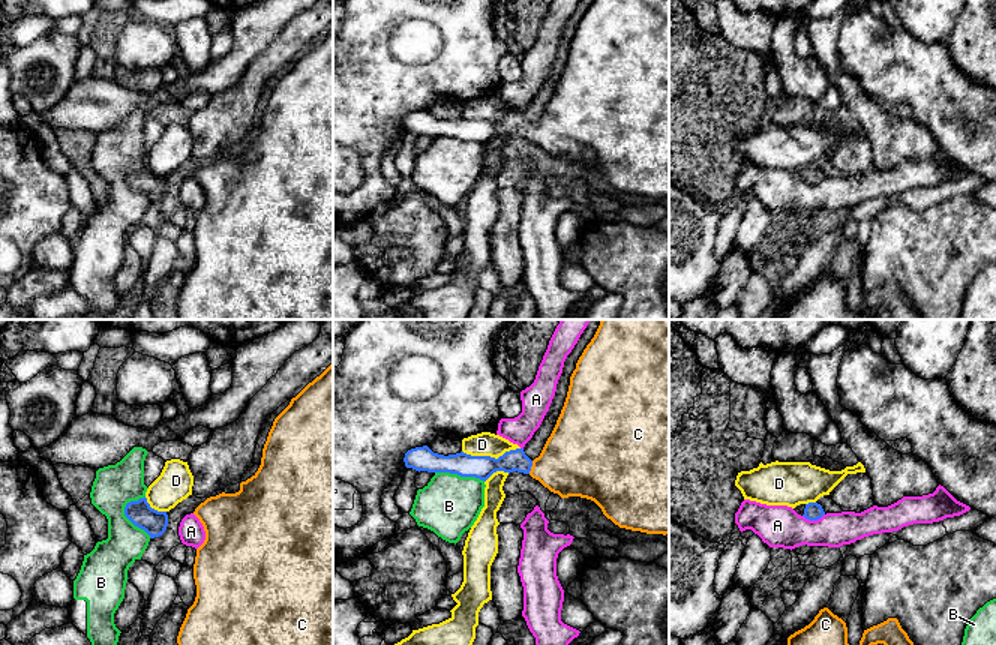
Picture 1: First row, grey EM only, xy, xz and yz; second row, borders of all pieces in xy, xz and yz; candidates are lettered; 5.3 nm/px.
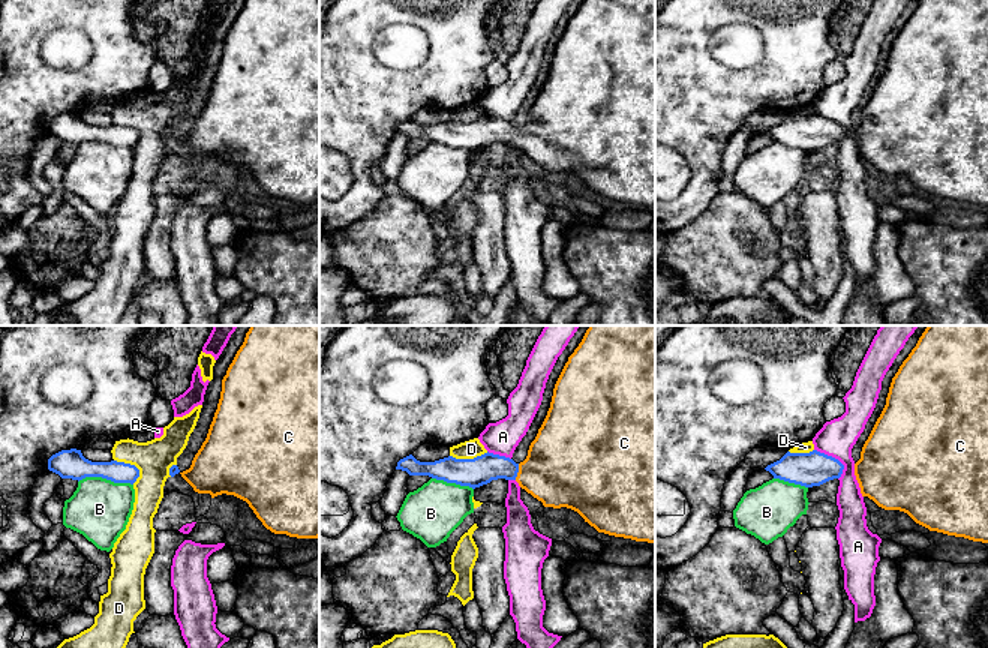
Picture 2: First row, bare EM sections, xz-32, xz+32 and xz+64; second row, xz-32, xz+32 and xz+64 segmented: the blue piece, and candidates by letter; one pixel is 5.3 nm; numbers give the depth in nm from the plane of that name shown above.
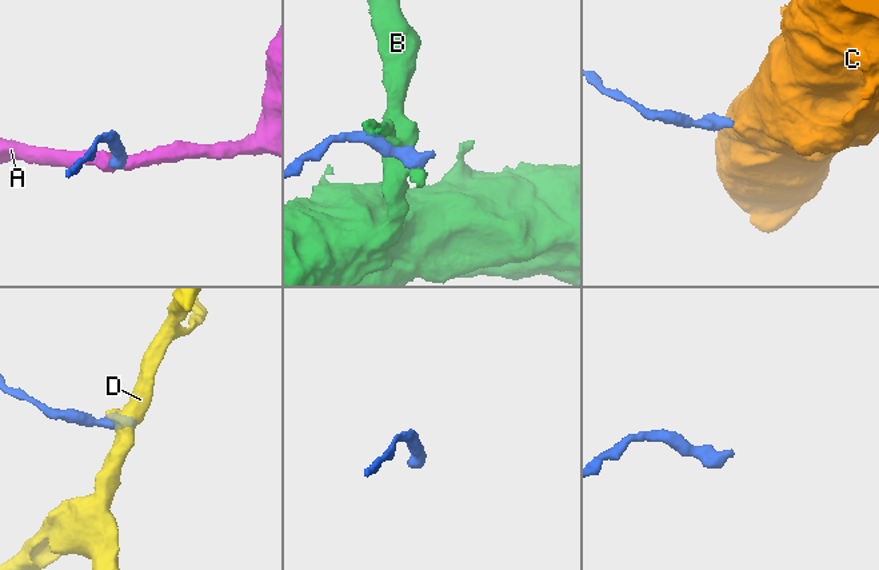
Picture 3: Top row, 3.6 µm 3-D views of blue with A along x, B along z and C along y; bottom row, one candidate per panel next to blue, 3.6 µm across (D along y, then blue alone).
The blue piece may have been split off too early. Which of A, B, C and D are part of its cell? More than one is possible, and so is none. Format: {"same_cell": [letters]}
{"same_cell": ["C"]}

